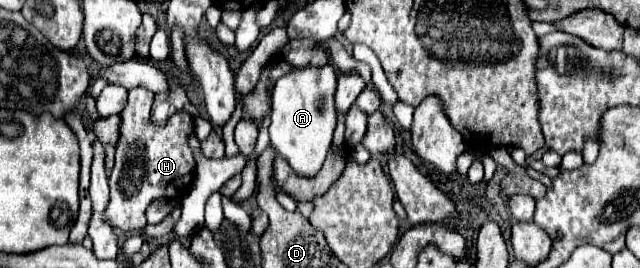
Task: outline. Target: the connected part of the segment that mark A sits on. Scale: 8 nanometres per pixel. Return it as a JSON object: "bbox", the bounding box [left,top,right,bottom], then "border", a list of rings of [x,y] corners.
{"bbox":[270,64,336,178],"border":[[[332,64],[322,68],[306,66],[294,68],[290,74],[278,78],[272,90],[272,116],[270,116],[270,142],[272,148],[286,158],[292,170],[304,178],[318,174],[332,146],[332,134],[336,128],[334,108],[336,72]]]}

